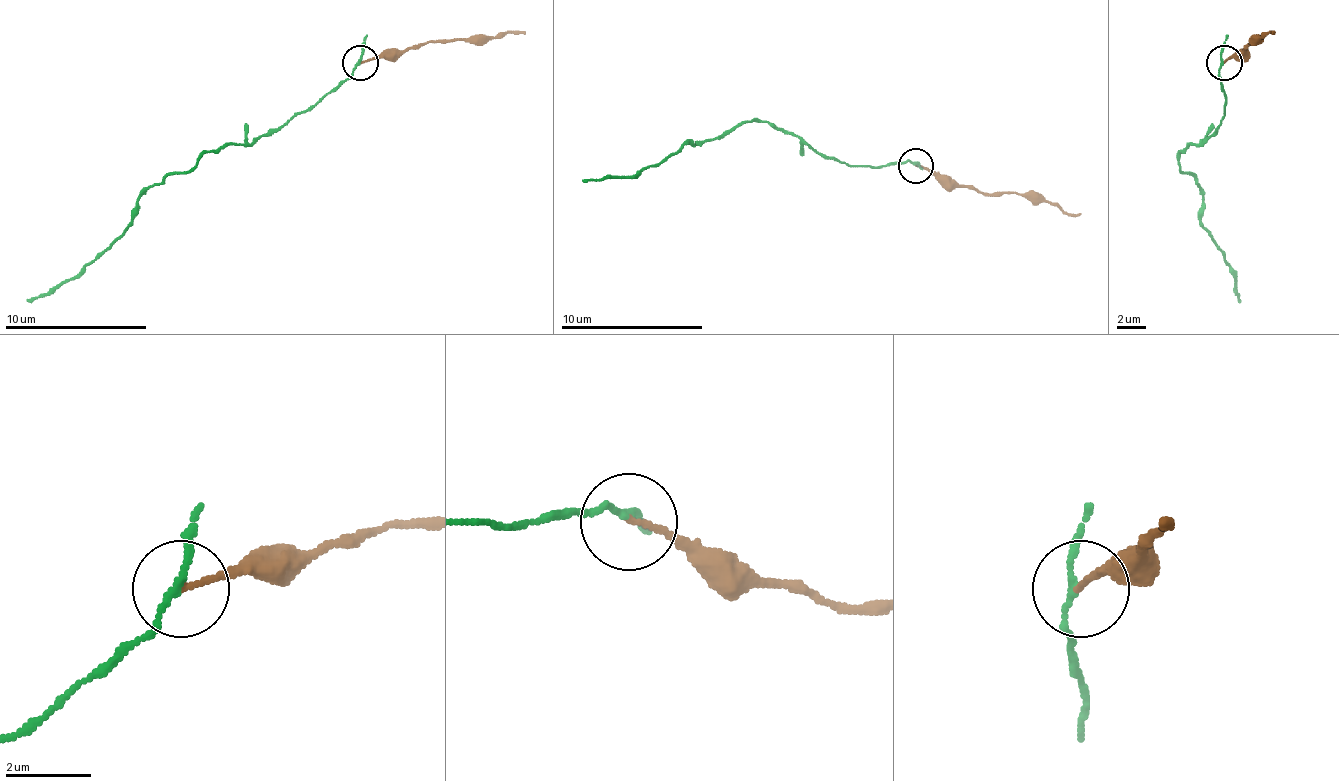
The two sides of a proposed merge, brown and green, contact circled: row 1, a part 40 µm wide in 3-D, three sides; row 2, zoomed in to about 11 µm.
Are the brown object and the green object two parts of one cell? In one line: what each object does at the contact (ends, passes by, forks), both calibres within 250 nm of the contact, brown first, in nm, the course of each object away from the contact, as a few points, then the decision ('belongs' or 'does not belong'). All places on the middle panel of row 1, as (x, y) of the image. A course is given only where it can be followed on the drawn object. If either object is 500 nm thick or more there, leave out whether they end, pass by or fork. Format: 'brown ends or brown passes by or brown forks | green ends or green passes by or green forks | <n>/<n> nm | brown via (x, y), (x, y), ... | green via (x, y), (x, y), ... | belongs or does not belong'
brown ends | green passes by | 130/140 nm | brown via (916, 167), (973, 184), (980, 191), (1040, 195), (1065, 213), (1080, 213) | green via (916, 163), (838, 163), (799, 138), (760, 120), (749, 120), (703, 145), (685, 142), (632, 177), (582, 181) | does not belong

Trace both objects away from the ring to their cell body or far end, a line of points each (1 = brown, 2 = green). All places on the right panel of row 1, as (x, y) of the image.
1: (1225, 64), (1253, 39), (1271, 32), (1271, 35)
2: (1221, 64), (1221, 124), (1197, 145), (1179, 152), (1179, 167), (1204, 191), (1200, 223), (1236, 273), (1239, 301)

